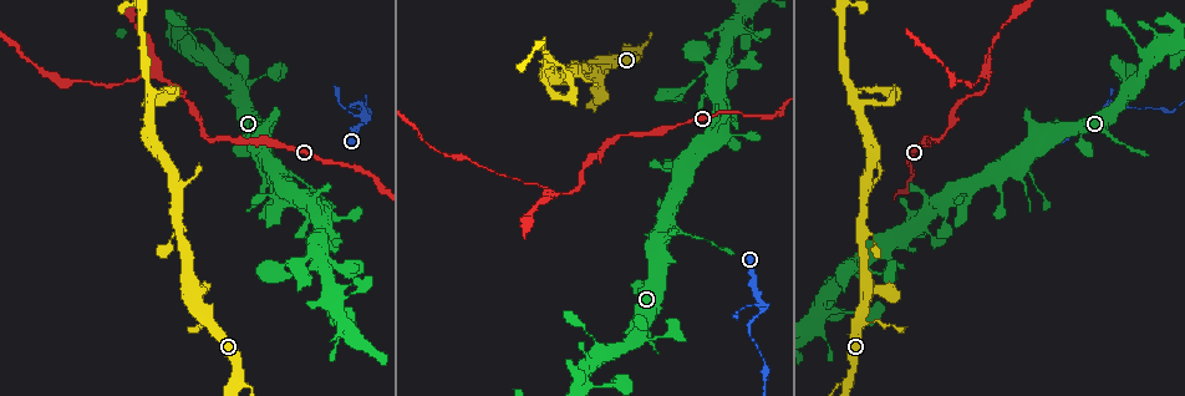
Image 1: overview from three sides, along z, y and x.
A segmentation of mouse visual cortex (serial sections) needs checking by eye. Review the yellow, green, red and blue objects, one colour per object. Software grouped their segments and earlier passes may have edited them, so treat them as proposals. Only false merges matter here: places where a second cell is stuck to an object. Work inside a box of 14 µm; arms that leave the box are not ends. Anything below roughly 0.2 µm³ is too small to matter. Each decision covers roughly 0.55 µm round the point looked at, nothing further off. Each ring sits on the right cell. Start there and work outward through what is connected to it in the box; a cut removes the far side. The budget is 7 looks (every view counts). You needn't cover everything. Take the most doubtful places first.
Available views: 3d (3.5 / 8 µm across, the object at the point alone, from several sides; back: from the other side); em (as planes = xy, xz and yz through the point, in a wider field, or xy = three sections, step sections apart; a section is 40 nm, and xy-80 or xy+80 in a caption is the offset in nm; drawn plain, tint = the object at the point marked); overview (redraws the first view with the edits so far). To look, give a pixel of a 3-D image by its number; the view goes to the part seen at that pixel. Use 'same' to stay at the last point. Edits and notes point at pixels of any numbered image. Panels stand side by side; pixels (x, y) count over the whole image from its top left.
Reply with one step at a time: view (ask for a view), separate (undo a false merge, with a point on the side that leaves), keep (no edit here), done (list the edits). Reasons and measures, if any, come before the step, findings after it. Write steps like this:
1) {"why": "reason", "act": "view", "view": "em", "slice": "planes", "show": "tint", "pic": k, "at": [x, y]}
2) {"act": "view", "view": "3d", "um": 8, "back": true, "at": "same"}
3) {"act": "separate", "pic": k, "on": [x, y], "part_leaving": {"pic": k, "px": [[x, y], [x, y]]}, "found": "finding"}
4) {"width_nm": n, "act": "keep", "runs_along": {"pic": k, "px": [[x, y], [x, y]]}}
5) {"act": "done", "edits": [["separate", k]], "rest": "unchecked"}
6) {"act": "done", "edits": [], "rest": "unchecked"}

{"why": "three arms meet", "act": "view", "view": "3d", "um": 3.5, "back": true, "pic": 1, "at": [159, 73]}

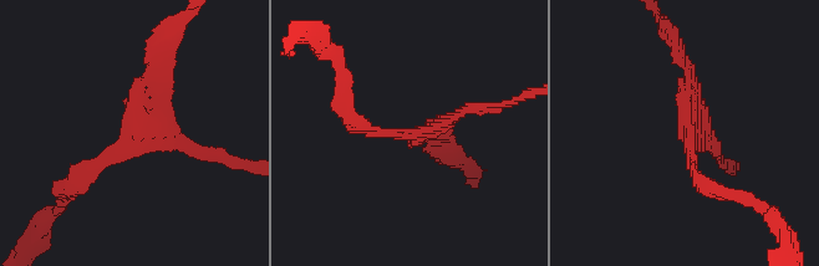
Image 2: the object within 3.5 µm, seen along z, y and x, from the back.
{"act": "view", "view": "em", "slice": "planes", "show": "tint", "pic": 2, "at": [688, 136]}

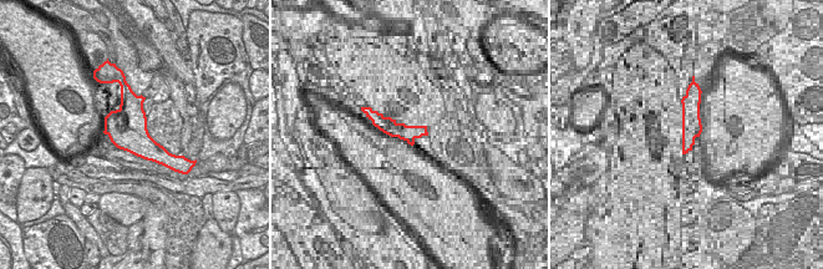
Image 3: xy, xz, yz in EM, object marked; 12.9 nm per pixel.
{"act": "keep", "runs_along": {"pic": 2, "px": [[67, 187], [132, 137], [204, 152]]}, "found": "all the same cell"}

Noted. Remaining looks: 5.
{"why": "abrupt turn", "act": "view", "view": "3d", "um": 3.5, "pic": 1, "at": [360, 105]}

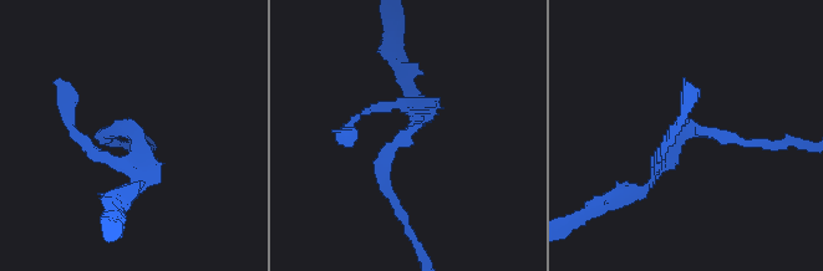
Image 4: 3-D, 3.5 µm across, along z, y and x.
{"why": "shape alone is not enough", "act": "view", "view": "em", "slice": "xy", "step": 1, "show": "tint", "pic": 4, "at": [684, 134]}

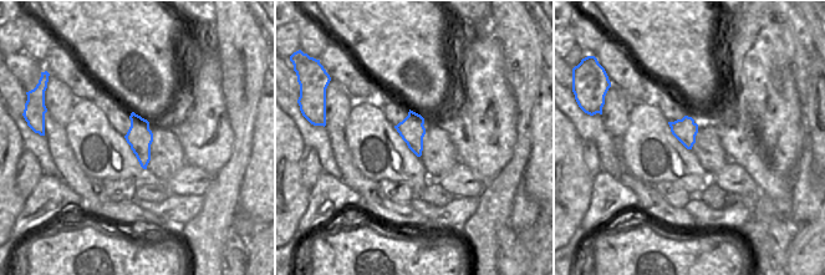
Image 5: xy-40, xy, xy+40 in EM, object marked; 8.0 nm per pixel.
{"act": "keep", "runs_along": {"pic": 4, "px": [[639, 193], [687, 128], [751, 143]]}, "found": "continuous, no second cell"}

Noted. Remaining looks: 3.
{"why": "a fork", "act": "view", "view": "3d", "um": 3.5, "pic": 1, "at": [330, 298]}

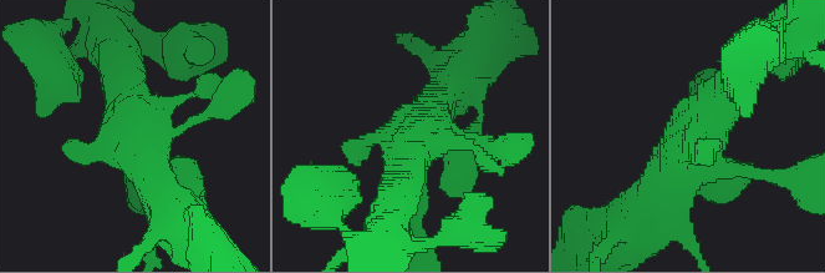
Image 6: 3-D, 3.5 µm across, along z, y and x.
{"why": "shape alone is not enough", "act": "view", "view": "em", "slice": "xy", "step": 2, "show": "tint", "pic": 6, "at": [139, 138]}

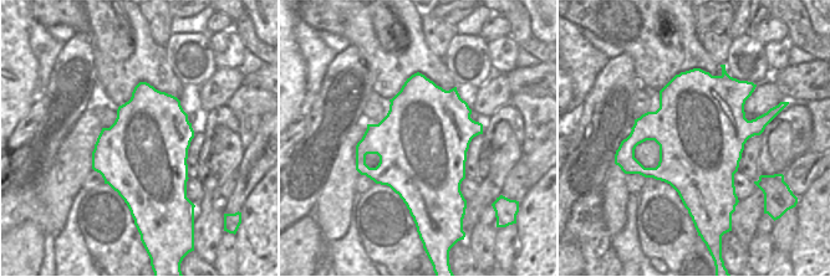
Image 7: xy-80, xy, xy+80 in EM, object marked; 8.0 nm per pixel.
{"act": "keep", "runs_along": {"pic": 6, "px": [[743, 76], [651, 203]]}, "found": "all the same cell"}

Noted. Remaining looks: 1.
{"act": "done", "edits": [], "rest": "unchecked"}

